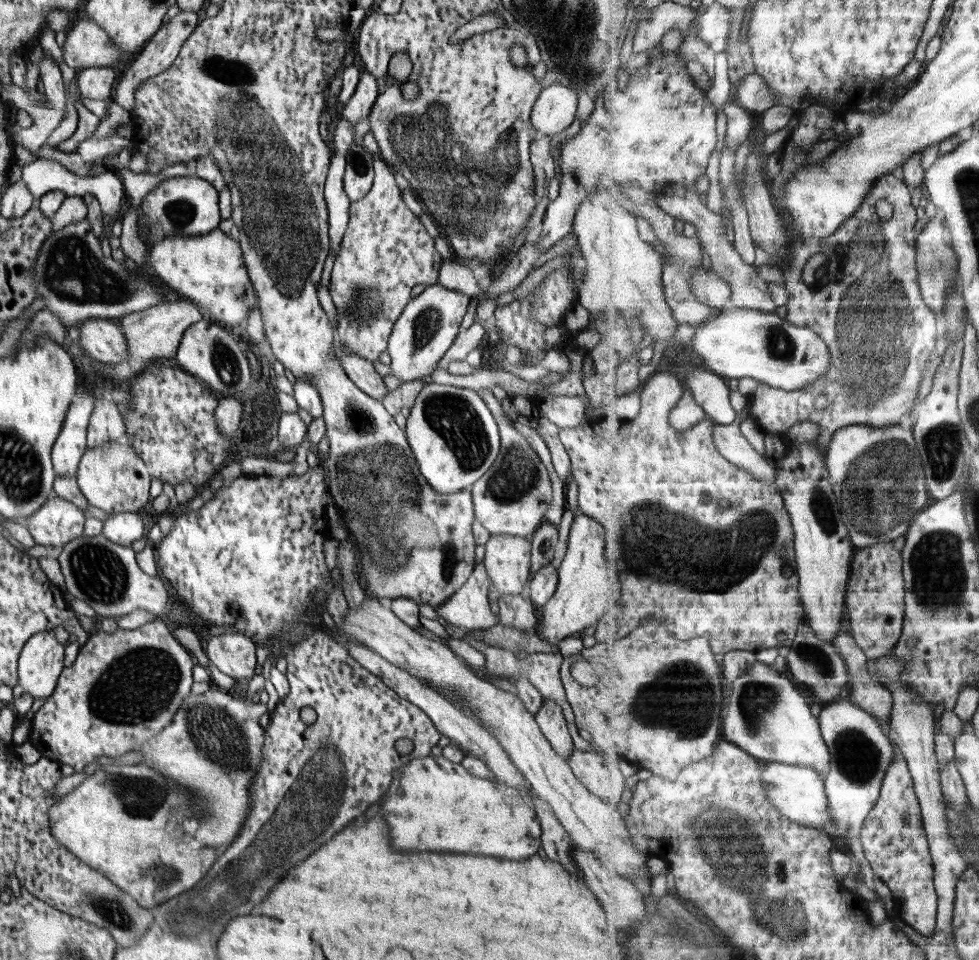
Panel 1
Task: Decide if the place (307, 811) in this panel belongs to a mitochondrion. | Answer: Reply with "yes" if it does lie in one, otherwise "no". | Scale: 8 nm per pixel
yes

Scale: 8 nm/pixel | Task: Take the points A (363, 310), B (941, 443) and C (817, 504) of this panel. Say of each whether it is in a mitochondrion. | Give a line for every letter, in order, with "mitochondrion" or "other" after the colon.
A: mitochondrion
B: mitochondrion
C: mitochondrion

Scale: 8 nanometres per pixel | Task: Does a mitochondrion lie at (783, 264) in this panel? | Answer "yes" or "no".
no

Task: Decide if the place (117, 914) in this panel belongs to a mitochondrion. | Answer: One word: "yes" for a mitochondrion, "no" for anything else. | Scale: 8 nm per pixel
yes

